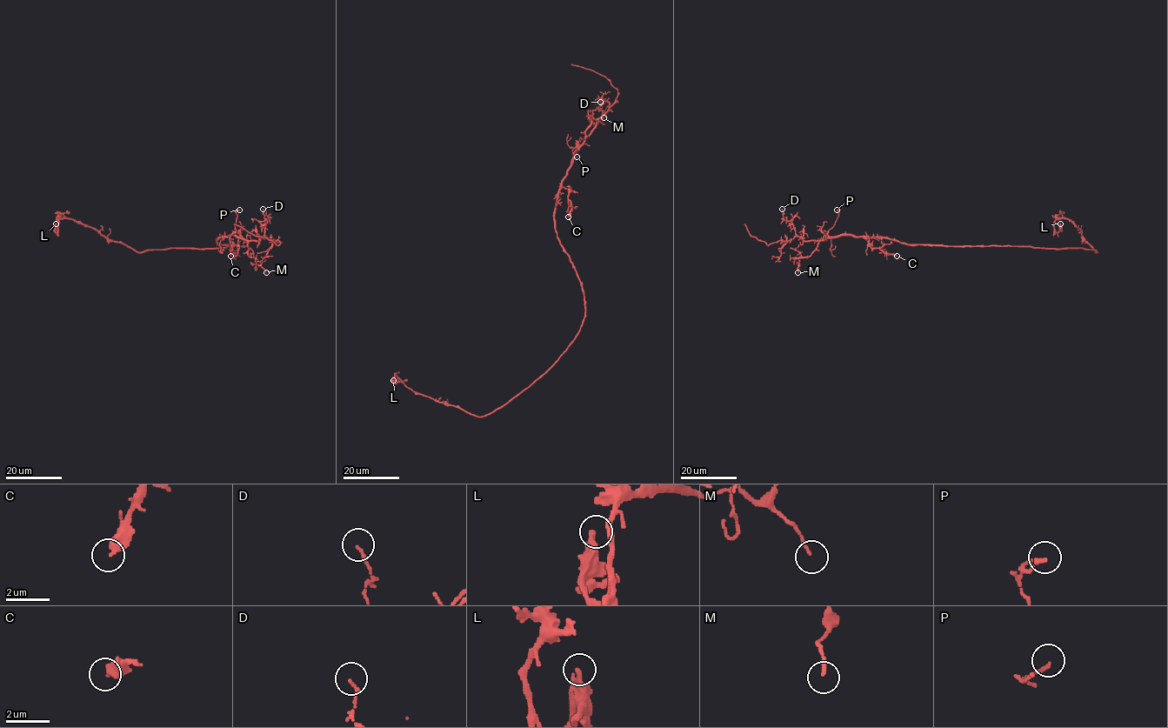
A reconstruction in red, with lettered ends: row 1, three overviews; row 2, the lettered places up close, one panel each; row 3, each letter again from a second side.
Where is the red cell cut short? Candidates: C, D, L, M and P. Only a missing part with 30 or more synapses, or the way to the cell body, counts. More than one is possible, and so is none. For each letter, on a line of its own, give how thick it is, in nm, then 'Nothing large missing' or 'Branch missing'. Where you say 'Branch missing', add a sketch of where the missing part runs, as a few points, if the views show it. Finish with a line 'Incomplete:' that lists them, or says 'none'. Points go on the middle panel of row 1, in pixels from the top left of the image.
C: Thickness 420 nm. Nothing large missing
D: Thickness 120 nm. Nothing large missing
L: Thickness 320 nm. Nothing large missing
M: Thickness 110 nm. Nothing large missing
P: Thickness 150 nm. Nothing large missing
Incomplete: none

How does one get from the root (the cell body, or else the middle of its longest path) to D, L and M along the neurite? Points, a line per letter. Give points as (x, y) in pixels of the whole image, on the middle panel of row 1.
D: (584, 296), (575, 266), (557, 236), (554, 212), (560, 183), (571, 160), (602, 116), (597, 109), (600, 102)
L: (584, 296), (585, 317), (568, 349), (528, 387), (489, 414), (474, 416), (414, 392), (396, 373), (393, 380)
M: (584, 296), (575, 266), (557, 236), (554, 212), (560, 183), (585, 138), (585, 131), (592, 118), (604, 117)

